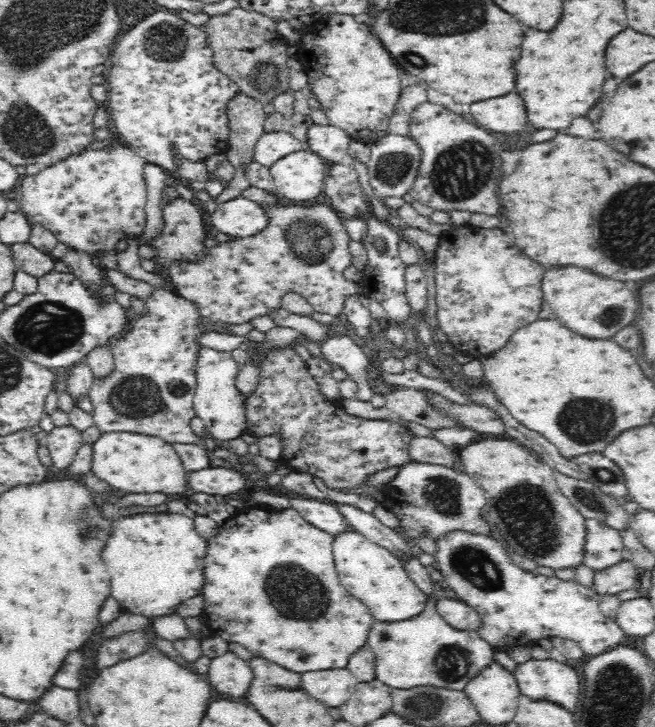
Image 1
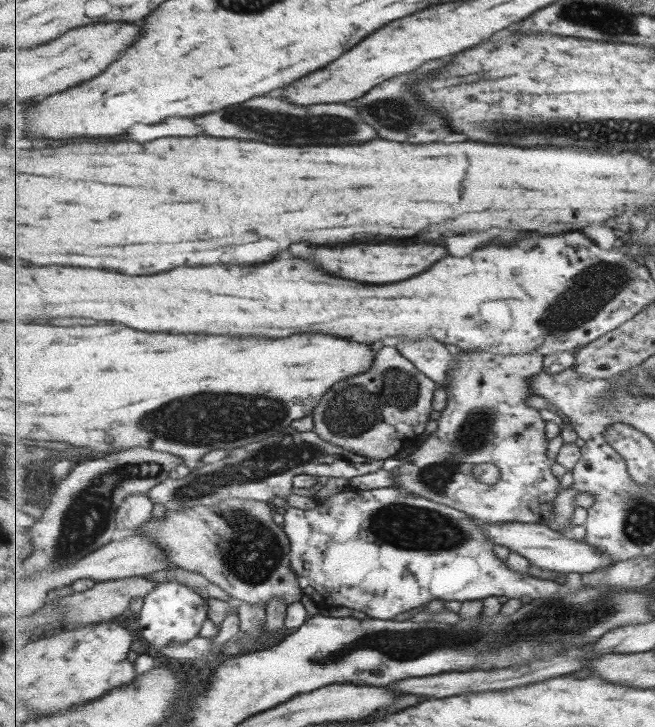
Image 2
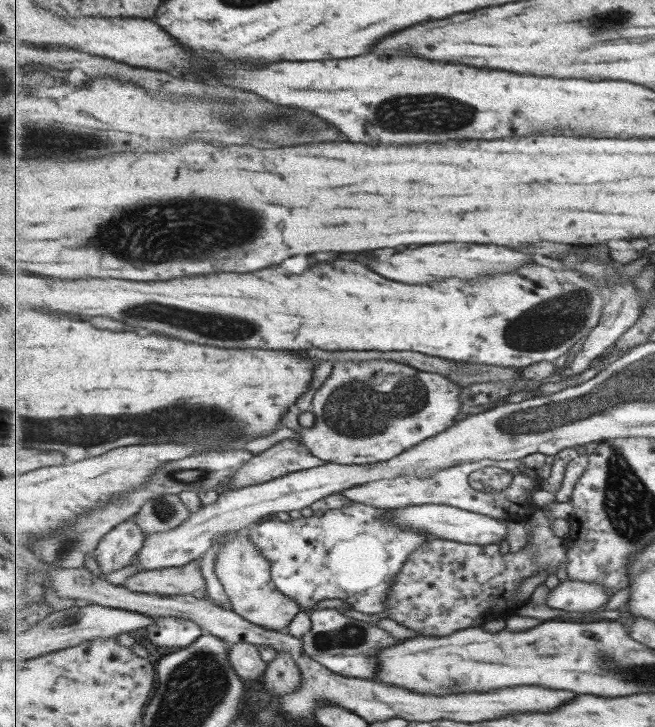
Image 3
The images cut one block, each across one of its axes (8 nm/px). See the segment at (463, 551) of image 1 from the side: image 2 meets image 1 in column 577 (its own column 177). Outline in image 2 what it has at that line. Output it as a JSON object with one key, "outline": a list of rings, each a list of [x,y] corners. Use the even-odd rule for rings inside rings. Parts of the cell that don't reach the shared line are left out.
{"outline":[[[161,581],[147,597],[144,598],[138,624],[142,636],[157,650],[173,643],[183,643],[199,637],[199,632],[207,620],[209,604],[197,592],[179,583],[179,581]]]}

